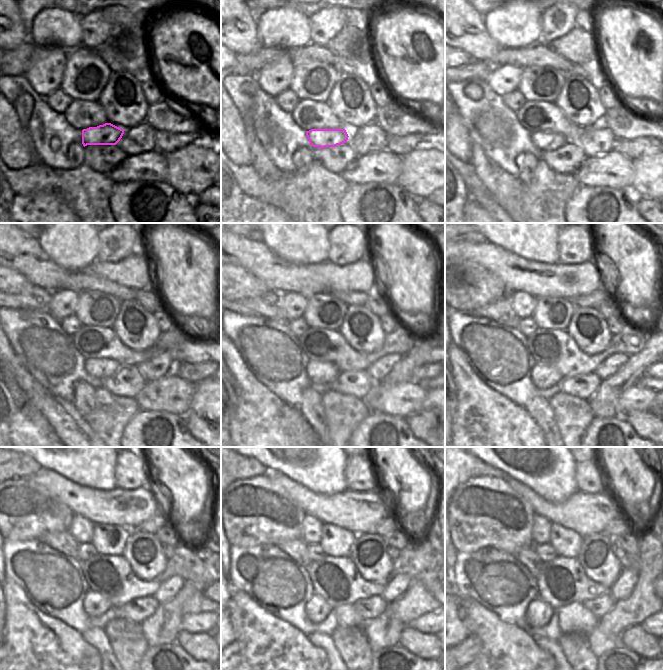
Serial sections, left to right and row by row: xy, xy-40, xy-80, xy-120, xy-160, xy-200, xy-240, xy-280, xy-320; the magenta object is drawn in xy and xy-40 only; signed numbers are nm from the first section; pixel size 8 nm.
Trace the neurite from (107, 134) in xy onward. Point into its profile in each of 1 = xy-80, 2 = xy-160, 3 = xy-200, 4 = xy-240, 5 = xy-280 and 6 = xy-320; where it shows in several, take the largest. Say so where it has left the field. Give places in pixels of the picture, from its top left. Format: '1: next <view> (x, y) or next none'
1: next xy-80 (544, 141)
2: next xy-160 (319, 372)
3: next xy-200 (543, 377)
4: next xy-240 (95, 604)
5: next xy-280 (317, 609)
6: next xy-320 (539, 612)

